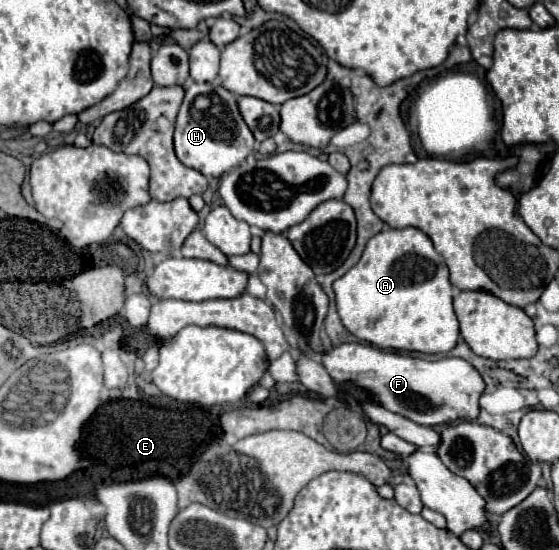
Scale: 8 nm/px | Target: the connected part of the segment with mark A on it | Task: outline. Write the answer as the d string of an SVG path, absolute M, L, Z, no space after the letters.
M405 227L405 229L383 229L379 235L371 237L365 245L365 251L361 255L361 259L357 261L355 267L351 267L343 277L339 277L335 283L333 283L333 291L335 291L335 303L337 303L337 313L341 317L341 323L347 327L347 331L351 335L355 335L357 339L361 341L367 341L379 349L385 349L385 351L417 351L417 353L447 353L451 351L457 341L459 341L459 321L453 313L453 305L451 305L451 299L453 299L453 285L449 283L449 271L447 271L447 265L443 263L441 255L435 251L431 239L417 227Z

